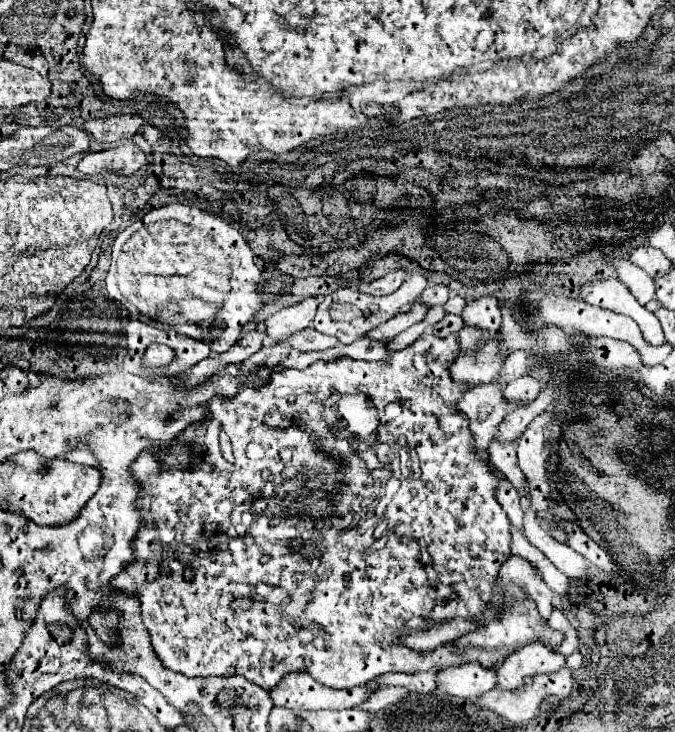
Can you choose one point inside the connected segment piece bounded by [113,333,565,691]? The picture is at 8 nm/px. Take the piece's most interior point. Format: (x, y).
(204, 612)

